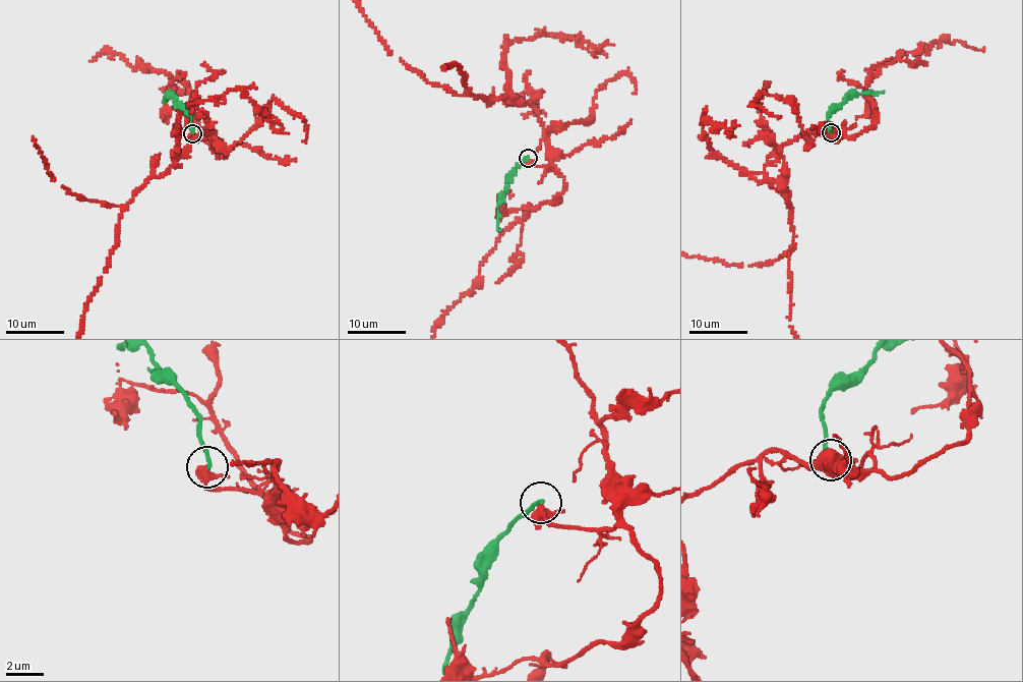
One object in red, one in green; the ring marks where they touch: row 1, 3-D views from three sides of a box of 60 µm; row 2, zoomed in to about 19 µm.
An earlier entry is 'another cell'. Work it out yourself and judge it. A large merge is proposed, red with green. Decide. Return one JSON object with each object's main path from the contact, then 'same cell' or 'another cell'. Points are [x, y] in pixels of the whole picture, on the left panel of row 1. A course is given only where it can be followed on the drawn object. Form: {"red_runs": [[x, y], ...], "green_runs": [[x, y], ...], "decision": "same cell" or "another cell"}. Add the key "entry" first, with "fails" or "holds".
{"entry": "holds", "red_runs": [[192, 133], [213, 149], [215, 130], [198, 134], [126, 206], [89, 202], [54, 181]], "green_runs": [[192, 133], [186, 110], [171, 95], [166, 96], [165, 101]], "decision": "another cell"}

